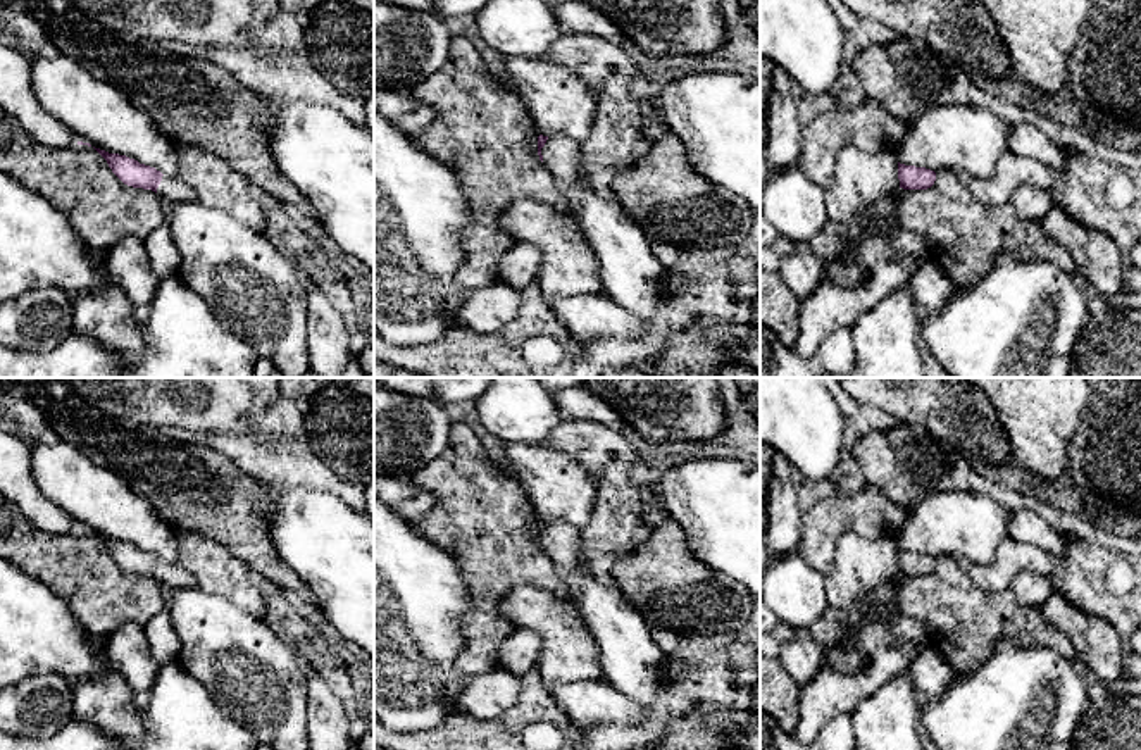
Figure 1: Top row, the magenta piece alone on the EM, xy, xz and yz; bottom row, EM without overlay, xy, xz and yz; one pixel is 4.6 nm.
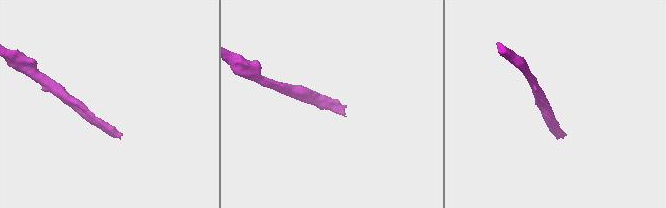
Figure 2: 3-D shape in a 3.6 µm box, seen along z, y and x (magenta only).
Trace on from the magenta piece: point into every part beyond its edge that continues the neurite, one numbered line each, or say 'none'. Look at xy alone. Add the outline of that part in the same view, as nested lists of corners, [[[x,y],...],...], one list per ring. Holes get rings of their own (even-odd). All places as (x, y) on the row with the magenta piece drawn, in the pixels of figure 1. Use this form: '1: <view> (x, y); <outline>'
1: xy (171, 190); [[[162,176],[162,181],[157,188],[157,195],[164,200],[165,205],[188,202],[196,198],[196,193],[179,179],[179,176]]]

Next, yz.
none

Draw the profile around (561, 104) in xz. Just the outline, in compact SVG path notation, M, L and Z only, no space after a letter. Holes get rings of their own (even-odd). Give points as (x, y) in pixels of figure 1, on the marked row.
M503 55L500 74L521 97L543 136L583 143L593 131L596 91L570 69L538 57Z

